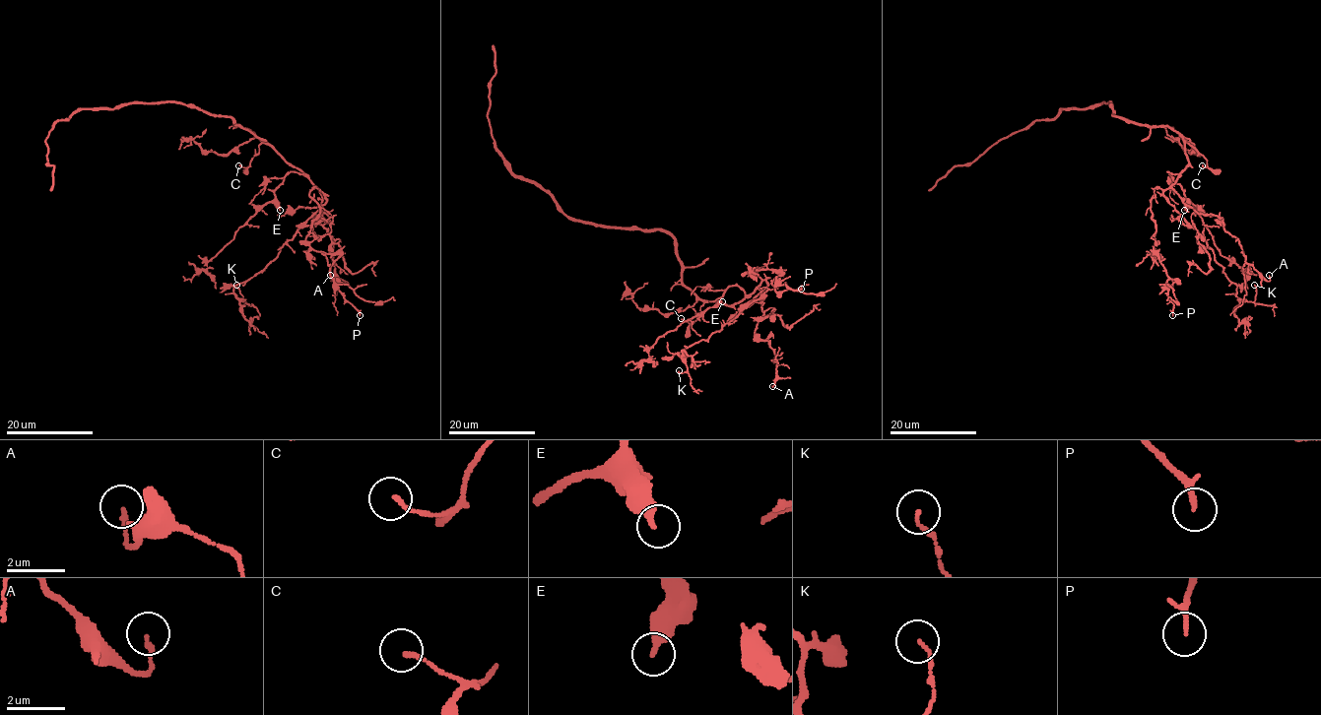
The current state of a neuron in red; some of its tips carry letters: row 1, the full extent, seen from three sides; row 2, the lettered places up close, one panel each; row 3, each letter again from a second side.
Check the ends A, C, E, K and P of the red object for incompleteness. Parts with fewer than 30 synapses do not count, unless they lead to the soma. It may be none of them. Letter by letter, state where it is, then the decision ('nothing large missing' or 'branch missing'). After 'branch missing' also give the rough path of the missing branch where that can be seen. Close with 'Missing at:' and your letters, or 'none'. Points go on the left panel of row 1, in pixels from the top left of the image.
A: (330, 275) | nothing large missing
C: (238, 165) | nothing large missing
E: (280, 210) | nothing large missing
K: (236, 285) | nothing large missing
P: (360, 315) | nothing large missing
Missing at: none

